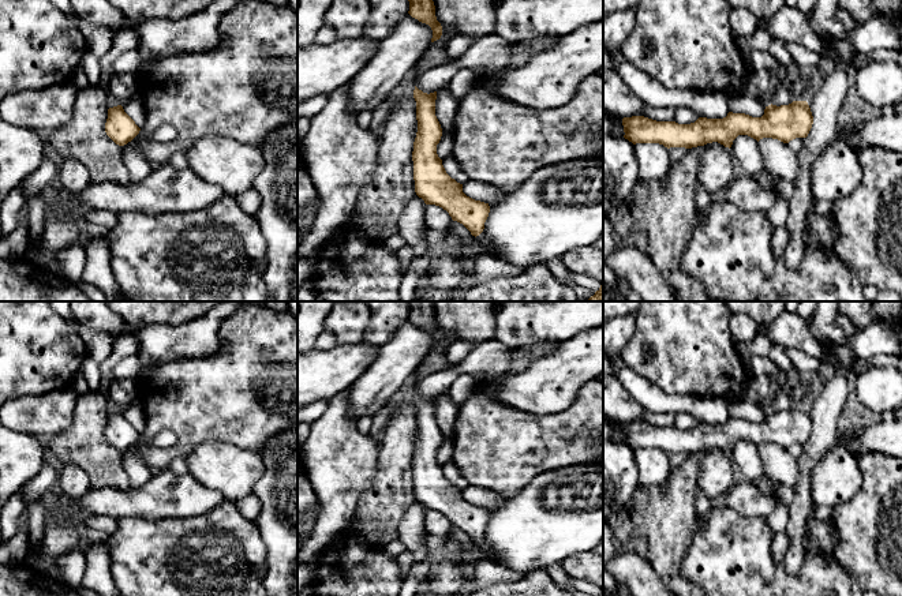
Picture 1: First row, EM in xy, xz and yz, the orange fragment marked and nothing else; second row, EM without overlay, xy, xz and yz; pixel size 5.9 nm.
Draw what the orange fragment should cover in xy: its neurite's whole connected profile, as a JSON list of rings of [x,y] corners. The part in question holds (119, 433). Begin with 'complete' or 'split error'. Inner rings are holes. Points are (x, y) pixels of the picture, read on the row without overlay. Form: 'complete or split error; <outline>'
complete; [[[121,411],[108,415],[105,438],[116,450],[119,451],[127,450],[139,439],[139,436],[141,434],[124,417]]]

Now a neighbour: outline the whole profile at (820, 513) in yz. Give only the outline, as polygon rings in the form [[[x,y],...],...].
[[[815,506],[812,517],[820,522],[830,522],[832,516],[832,507],[830,506]]]

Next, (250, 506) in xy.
[[[250,494],[246,498],[239,499],[236,503],[237,510],[240,511],[240,514],[248,521],[248,522],[255,522],[262,503],[261,501],[254,495]]]

